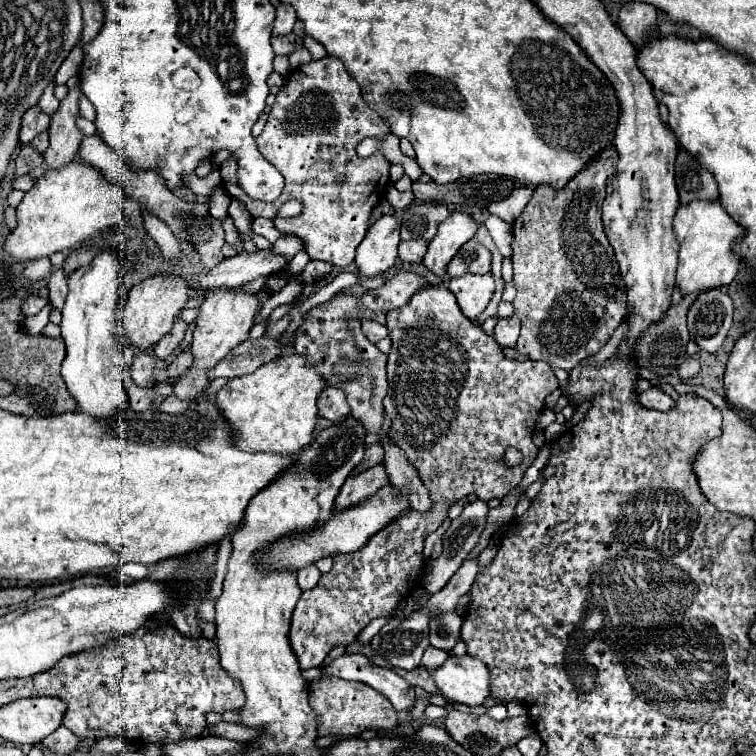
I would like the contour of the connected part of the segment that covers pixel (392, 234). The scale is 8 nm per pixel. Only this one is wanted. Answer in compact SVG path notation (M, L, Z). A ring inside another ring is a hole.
M395 216L379 218L357 248L355 264L359 276L373 278L391 268L397 260L399 240L399 220Z

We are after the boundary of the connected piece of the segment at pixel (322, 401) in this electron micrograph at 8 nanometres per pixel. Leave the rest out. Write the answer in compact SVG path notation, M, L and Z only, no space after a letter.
M325 388L325 392L321 392L321 396L317 400L317 408L319 408L319 416L327 418L331 422L349 416L349 406L345 402L345 394L337 388Z

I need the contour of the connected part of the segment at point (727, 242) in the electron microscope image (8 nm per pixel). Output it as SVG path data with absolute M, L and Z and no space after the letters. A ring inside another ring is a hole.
M691 202L679 206L673 220L673 234L679 242L677 288L683 296L701 294L713 288L727 288L739 272L739 262L731 254L731 244L741 238L743 230L725 214L719 202Z

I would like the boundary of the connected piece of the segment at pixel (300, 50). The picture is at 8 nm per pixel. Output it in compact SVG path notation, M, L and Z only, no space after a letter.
M297 46L297 48L289 54L289 64L295 66L295 68L299 68L299 66L303 66L303 64L309 64L309 62L311 62L311 54L309 54L309 50L307 50L305 46Z

